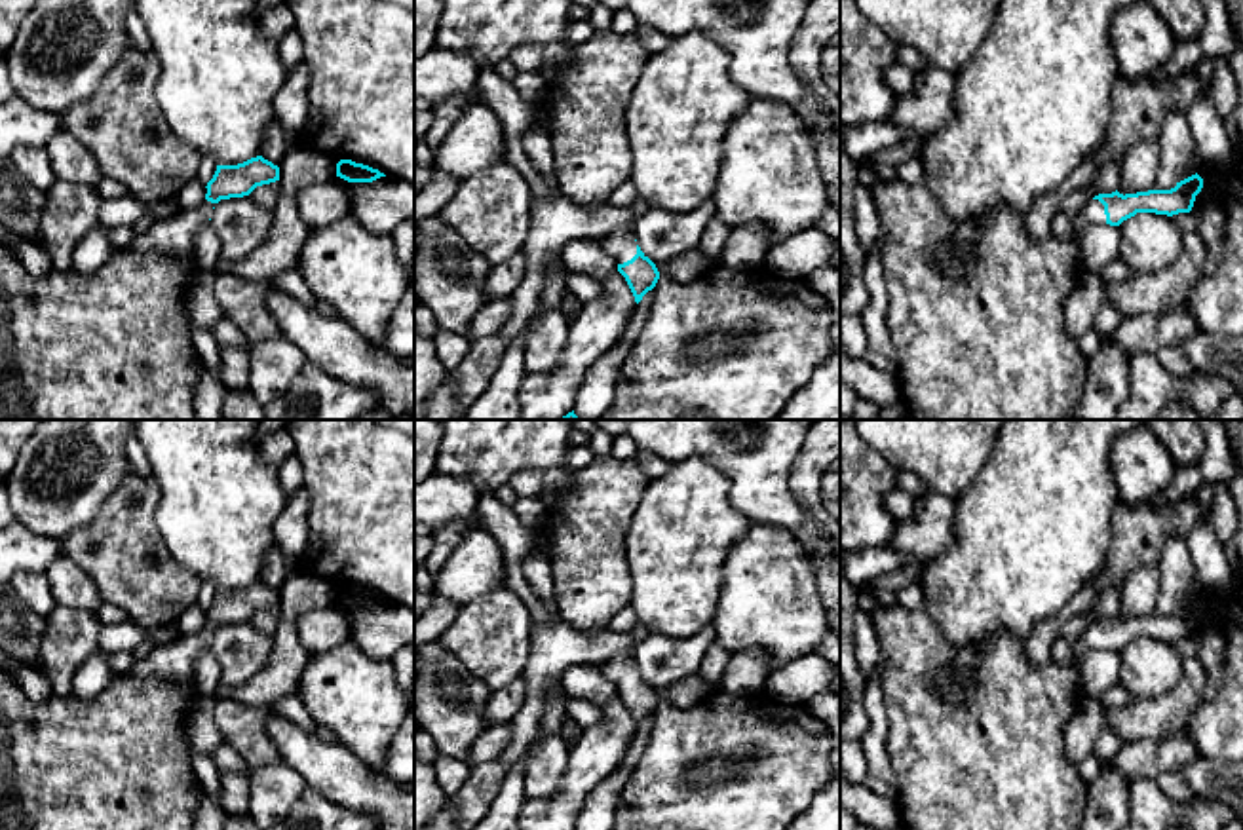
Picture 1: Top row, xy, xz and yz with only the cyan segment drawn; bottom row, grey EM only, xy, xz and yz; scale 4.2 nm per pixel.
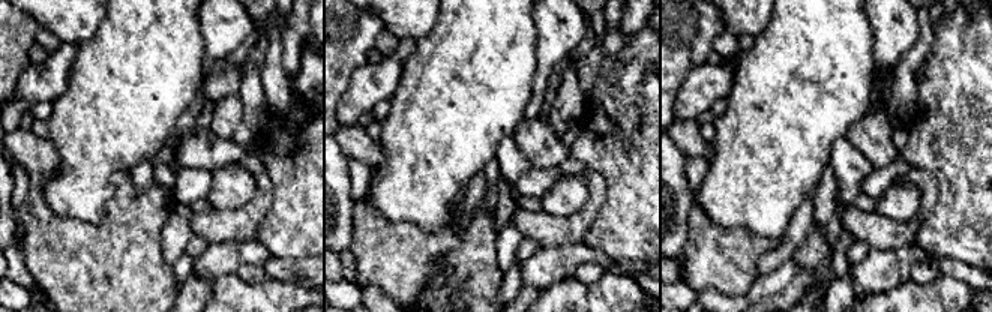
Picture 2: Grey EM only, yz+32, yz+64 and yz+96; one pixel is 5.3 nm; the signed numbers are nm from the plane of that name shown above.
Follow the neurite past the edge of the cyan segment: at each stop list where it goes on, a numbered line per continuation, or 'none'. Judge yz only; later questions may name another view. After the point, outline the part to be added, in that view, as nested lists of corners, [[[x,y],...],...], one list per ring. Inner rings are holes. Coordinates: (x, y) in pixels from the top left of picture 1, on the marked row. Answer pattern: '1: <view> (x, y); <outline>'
1: yz (994, 346); [[[878,177],[867,190],[884,236],[886,327],[899,365],[899,403],[908,420],[1070,420],[1089,363],[1064,327],[1064,302],[1085,272],[1081,236],[1089,226],[1106,224],[1104,205],[1093,199],[1074,217],[1070,241],[1053,236],[1032,241],[1026,215],[998,205],[971,249],[971,275],[958,281],[935,274],[926,260],[927,251],[954,234],[935,196],[897,177]]]

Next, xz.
1: xz (620, 244); [[[631,228],[616,230],[604,237],[595,239],[618,264],[631,260],[637,255],[637,241]]]

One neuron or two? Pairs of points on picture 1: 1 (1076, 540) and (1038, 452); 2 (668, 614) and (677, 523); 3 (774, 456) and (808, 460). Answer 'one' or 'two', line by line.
1: one
2: one
3: two

